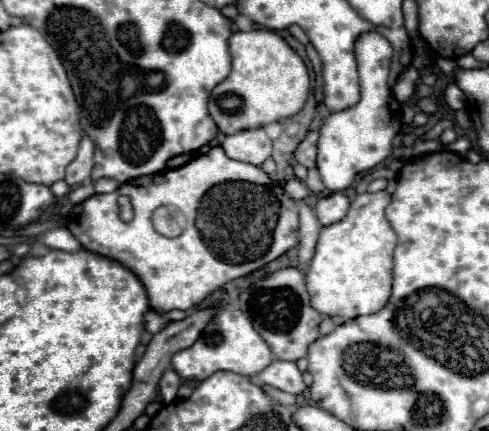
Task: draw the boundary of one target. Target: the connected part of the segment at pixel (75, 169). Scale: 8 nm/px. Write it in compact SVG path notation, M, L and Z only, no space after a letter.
M84 136L80 140L80 150L78 150L78 156L70 162L70 166L66 168L66 178L64 182L68 186L74 186L74 184L82 184L84 180L90 178L90 172L92 172L92 166L94 166L94 146L92 146L92 140L88 136Z

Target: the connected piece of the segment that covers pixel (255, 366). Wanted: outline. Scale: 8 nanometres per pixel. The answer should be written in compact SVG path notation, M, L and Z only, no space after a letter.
M220 310L204 328L204 334L186 350L172 356L174 370L186 380L204 380L218 370L230 370L242 376L256 376L274 360L270 346L254 330L250 318L242 310Z

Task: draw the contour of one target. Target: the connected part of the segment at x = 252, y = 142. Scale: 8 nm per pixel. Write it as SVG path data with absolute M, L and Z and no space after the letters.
M248 128L226 136L222 148L228 158L260 166L272 154L272 140L266 136L264 128Z

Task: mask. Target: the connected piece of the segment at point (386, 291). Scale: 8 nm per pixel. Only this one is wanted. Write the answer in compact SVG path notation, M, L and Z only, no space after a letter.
M386 190L358 194L356 200L350 204L350 210L344 220L332 226L324 226L320 230L320 238L310 268L306 270L306 286L312 298L312 306L320 310L320 314L342 316L350 320L362 314L374 314L376 310L382 310L386 306L392 294L392 252L396 248L396 232L392 230L390 222L384 216L388 204L390 204L390 194Z

